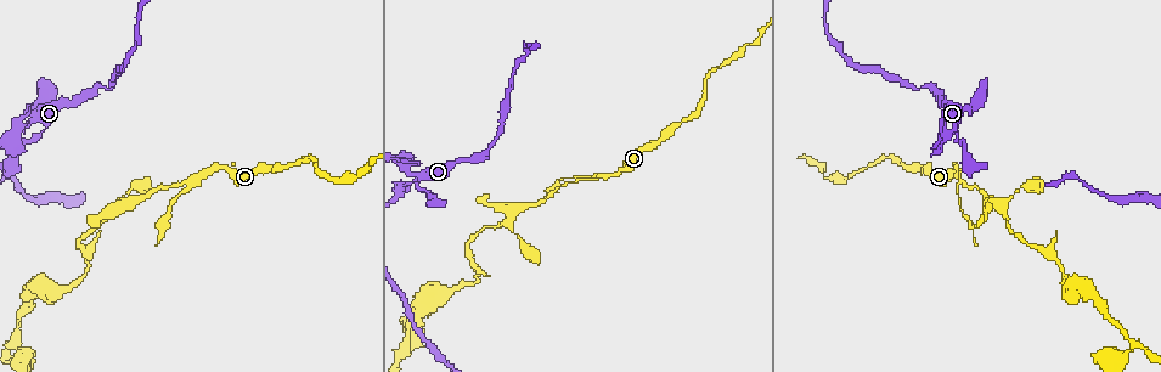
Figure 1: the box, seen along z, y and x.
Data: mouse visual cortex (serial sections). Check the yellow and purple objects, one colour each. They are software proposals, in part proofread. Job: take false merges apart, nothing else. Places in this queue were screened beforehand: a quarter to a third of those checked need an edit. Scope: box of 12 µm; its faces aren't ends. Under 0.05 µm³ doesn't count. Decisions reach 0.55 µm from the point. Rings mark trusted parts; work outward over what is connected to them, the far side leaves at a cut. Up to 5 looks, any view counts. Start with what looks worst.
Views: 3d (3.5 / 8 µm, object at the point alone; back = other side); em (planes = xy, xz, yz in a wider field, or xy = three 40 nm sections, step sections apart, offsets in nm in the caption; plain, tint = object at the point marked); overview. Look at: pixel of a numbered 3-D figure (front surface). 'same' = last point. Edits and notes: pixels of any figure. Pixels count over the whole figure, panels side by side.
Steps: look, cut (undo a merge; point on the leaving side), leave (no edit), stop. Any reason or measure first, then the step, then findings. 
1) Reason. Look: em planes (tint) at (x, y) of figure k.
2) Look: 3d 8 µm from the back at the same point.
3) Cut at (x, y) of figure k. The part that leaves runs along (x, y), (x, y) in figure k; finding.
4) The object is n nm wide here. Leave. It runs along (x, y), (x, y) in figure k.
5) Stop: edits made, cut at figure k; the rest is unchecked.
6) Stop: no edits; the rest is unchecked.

A narrow waist. Look: 3d 3.5 µm at (15, 134) of figure 1.

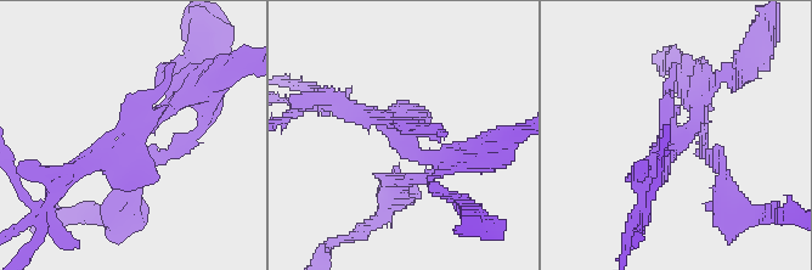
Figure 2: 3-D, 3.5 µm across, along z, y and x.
Look: em planes (tint) at (408, 146) of figure 2.

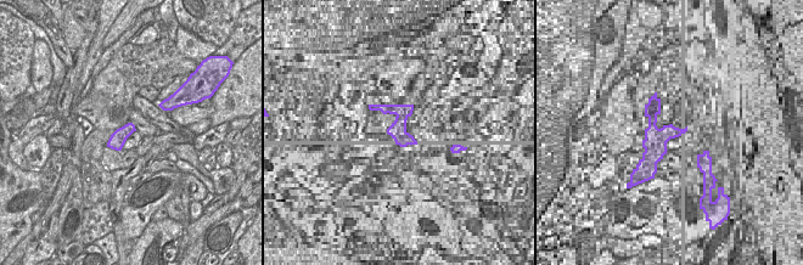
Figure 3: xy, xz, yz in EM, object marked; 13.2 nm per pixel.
Cut at (322, 102) of figure 2. The part that leaves runs along (141, 119), (174, 63) in figure 2; two cells meet here.

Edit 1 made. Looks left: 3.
Look: overview.

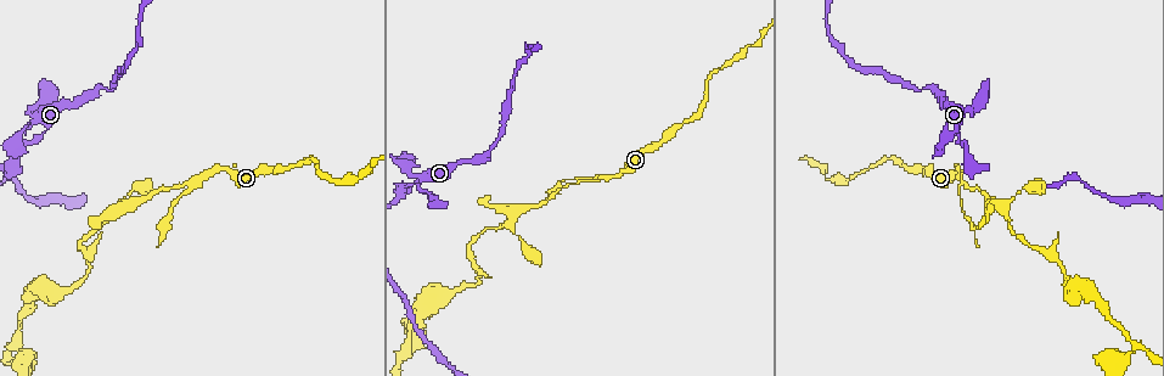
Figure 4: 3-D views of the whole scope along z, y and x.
A fork. Look: 3d 3.5 µm at (959, 185) of figure 4.

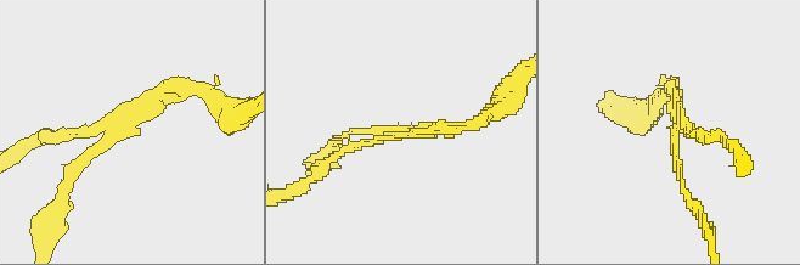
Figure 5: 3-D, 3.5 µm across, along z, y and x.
Leave. It runs along (189, 92), (55, 137) in figure 5; one cell here.

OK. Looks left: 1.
Stop: edits made, cut at figure 2; the rest is unchecked.

